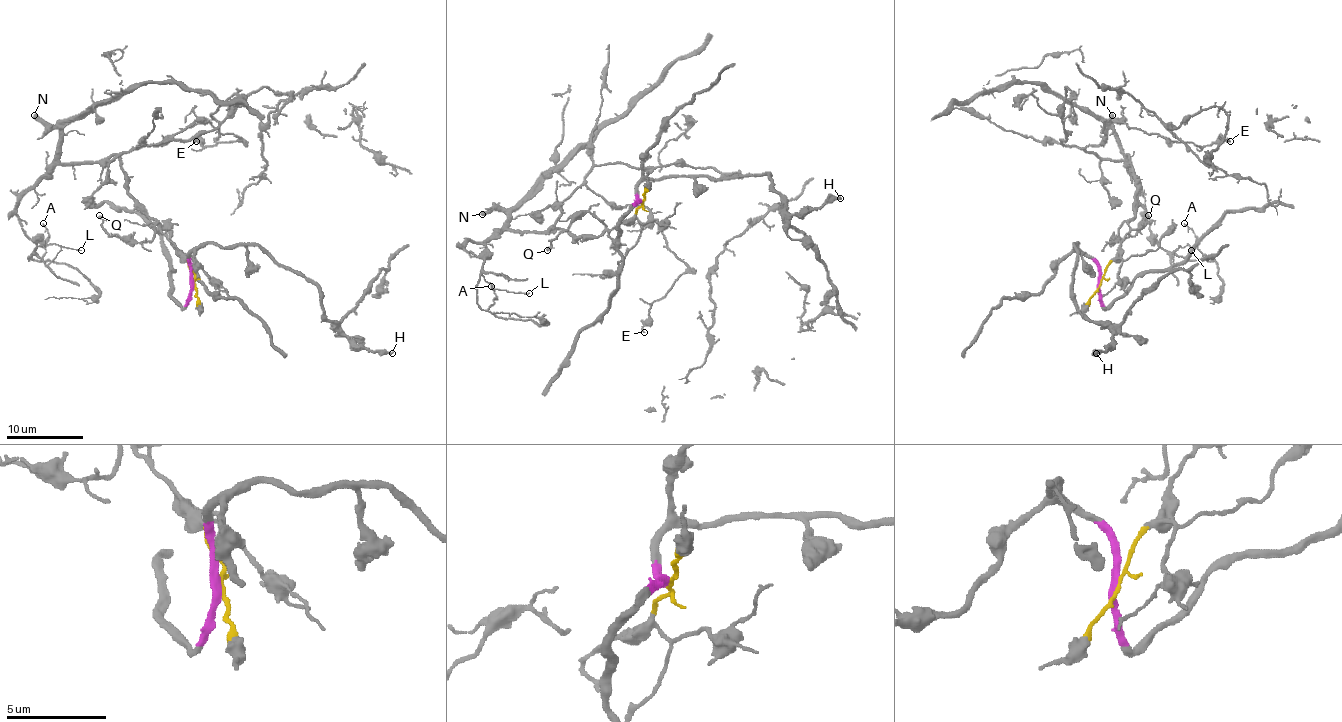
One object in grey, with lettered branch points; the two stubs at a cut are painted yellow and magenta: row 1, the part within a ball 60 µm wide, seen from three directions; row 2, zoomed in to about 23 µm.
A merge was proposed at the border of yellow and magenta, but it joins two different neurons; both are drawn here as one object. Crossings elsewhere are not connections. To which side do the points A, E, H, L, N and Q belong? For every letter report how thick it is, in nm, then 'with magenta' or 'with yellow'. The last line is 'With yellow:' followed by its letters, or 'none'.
A: calibre 80 nm; with yellow
E: calibre 110 nm; with yellow
H: calibre 320 nm; with magenta
L: calibre 90 nm; with yellow
N: calibre 440 nm; with yellow
Q: calibre 280 nm; with yellow
With yellow: A, E, L, N, Q

